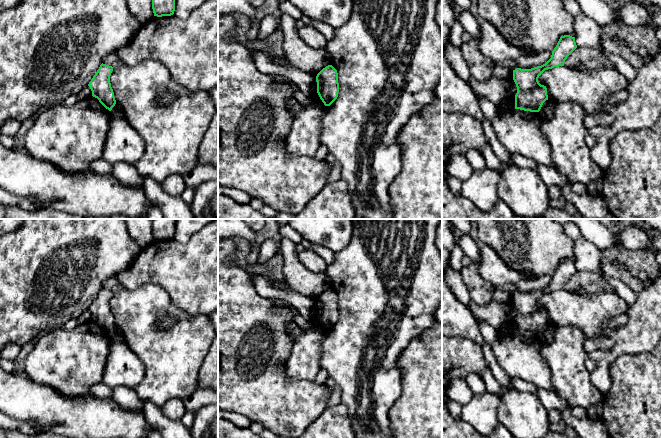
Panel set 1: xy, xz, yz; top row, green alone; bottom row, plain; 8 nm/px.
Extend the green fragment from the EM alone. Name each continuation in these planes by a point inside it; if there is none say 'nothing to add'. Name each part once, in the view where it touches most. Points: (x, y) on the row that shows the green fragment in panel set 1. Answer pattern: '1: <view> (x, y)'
nothing to add

